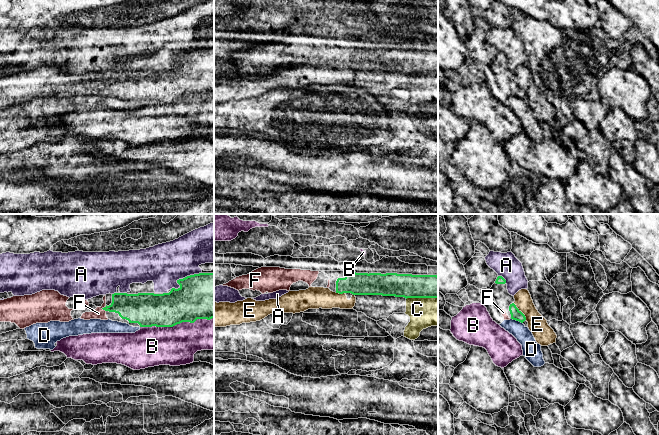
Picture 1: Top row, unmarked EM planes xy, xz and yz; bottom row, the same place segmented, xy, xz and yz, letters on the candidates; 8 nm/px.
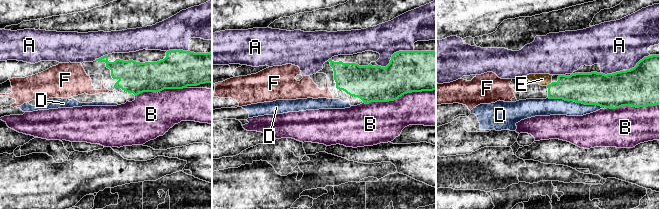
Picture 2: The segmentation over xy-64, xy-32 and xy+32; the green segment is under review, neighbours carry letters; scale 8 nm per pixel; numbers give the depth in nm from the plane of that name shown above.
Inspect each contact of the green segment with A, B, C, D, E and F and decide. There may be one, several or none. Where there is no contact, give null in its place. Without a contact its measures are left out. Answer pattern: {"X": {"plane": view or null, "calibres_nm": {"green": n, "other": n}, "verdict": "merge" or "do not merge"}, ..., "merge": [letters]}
{"A": {"plane": "xy", "calibres_nm": {"green": 360, "other": 320}, "verdict": "do not merge"}, "B": {"plane": "xy", "calibres_nm": {"green": 300, "other": 320}, "verdict": "do not merge"}, "C": {"plane": "xz", "calibres_nm": {"green": 190, "other": 240}, "verdict": "do not merge"}, "D": {"plane": "yz", "calibres_nm": {"green": 90, "other": 140}, "verdict": "do not merge"}, "E": {"plane": "yz", "calibres_nm": {"green": 90, "other": 160}, "verdict": "do not merge"}, "F": {"plane": "xy", "calibres_nm": {"green": 220, "other": 90}, "verdict": "merge"}, "merge": ["F"]}

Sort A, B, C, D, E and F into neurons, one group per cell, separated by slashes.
A / B / C E / D / F

